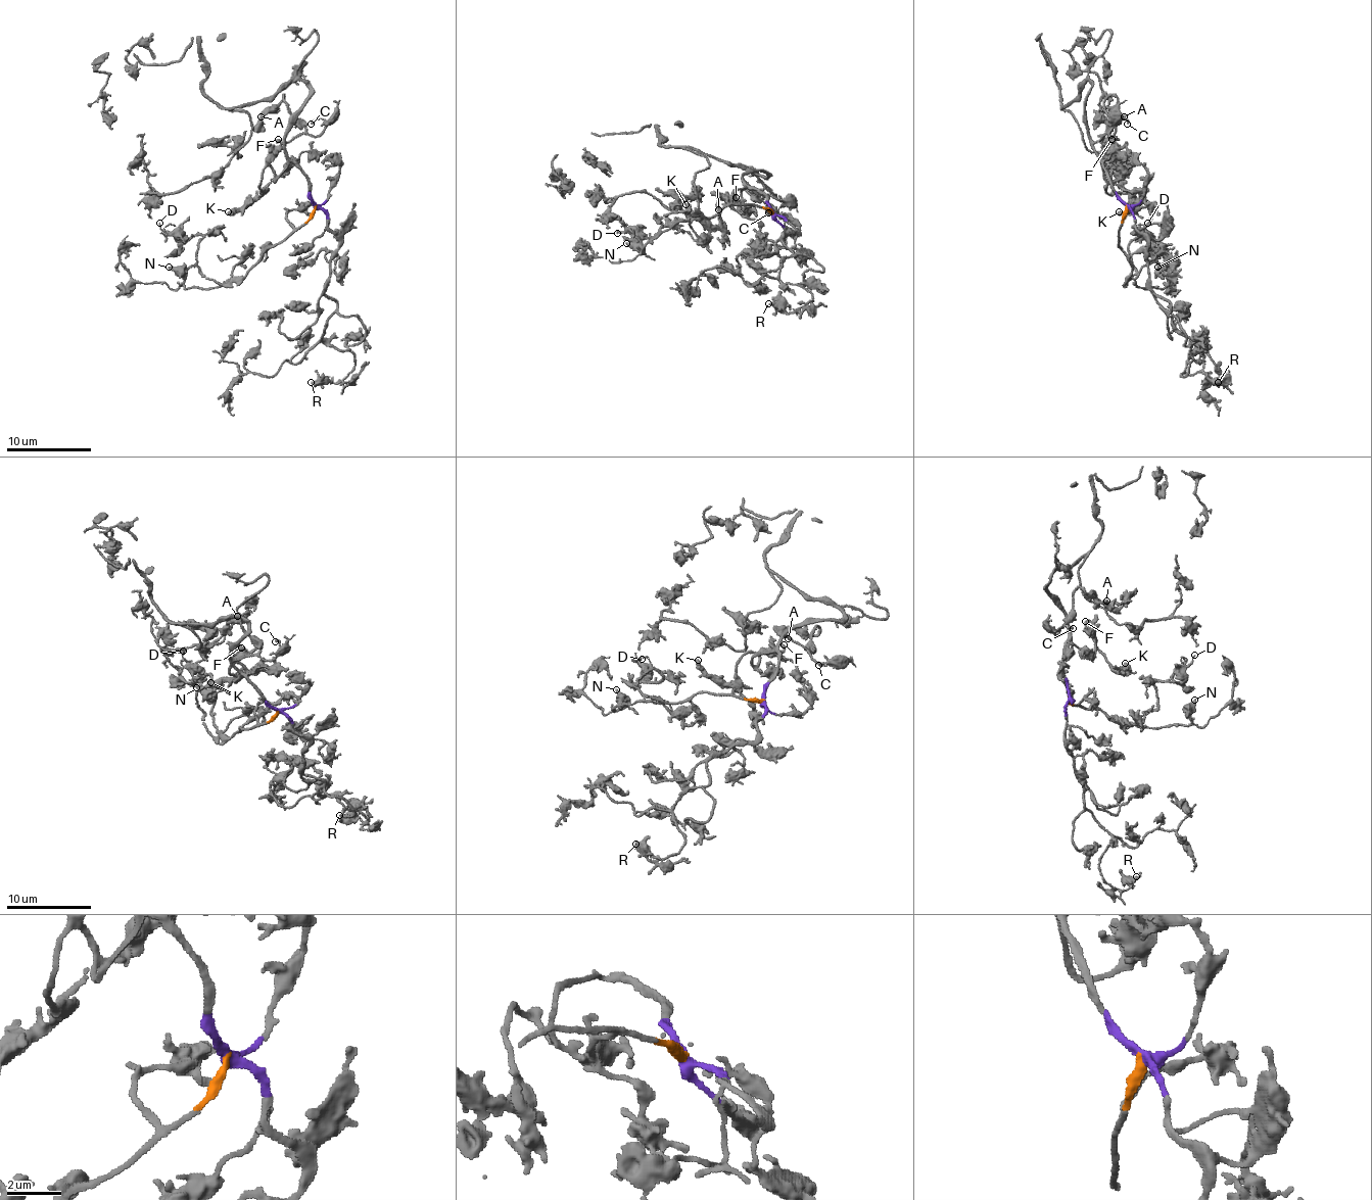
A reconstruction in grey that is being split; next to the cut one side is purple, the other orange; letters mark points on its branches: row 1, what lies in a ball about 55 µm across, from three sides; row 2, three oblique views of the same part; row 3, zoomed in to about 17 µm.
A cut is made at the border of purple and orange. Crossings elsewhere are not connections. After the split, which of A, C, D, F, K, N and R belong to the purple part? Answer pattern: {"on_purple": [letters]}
{"on_purple": ["A", "C", "F", "K", "R"]}

